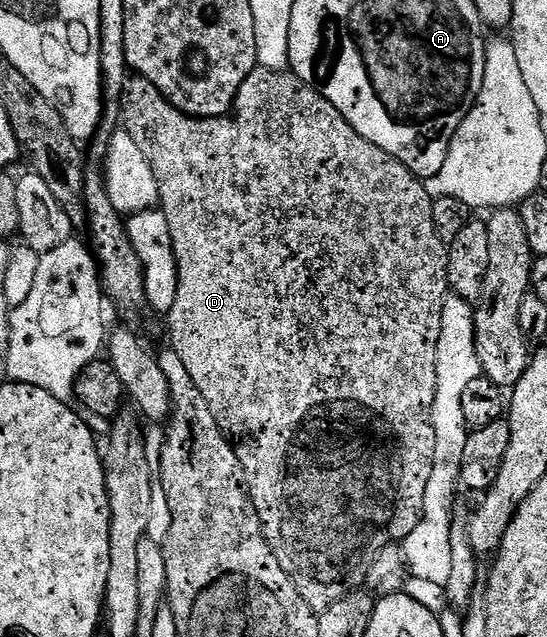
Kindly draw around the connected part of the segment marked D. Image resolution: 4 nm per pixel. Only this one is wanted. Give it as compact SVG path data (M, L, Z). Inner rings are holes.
M257 69L241 85L237 102L233 107L233 114L230 117L217 119L201 119L193 115L186 115L178 111L173 104L168 103L167 98L160 93L157 85L138 77L128 78L127 86L123 89L121 100L121 127L137 141L141 153L153 165L153 173L159 182L159 201L163 216L169 221L169 229L175 246L177 257L177 301L173 301L173 309L165 317L167 331L171 334L170 350L181 357L185 364L185 370L189 377L193 377L193 385L201 389L201 397L209 401L209 413L217 421L217 425L223 430L224 435L234 440L233 446L237 457L243 466L243 473L248 491L251 492L251 500L255 506L255 512L259 514L259 520L263 526L263 536L267 539L271 551L277 557L281 569L293 581L297 593L307 602L316 613L329 609L341 597L345 597L350 591L360 590L367 582L369 565L373 565L373 557L381 553L391 543L402 544L409 537L413 529L416 529L423 517L423 506L425 505L425 487L429 482L429 475L434 465L434 433L433 433L433 401L437 397L437 341L441 341L441 313L449 294L447 286L447 248L448 244L437 237L437 225L433 225L433 200L427 192L424 180L413 174L401 161L397 161L385 149L373 145L373 141L365 141L345 117L341 117L338 109L324 97L320 91L303 83L290 70L286 71L264 71Z

